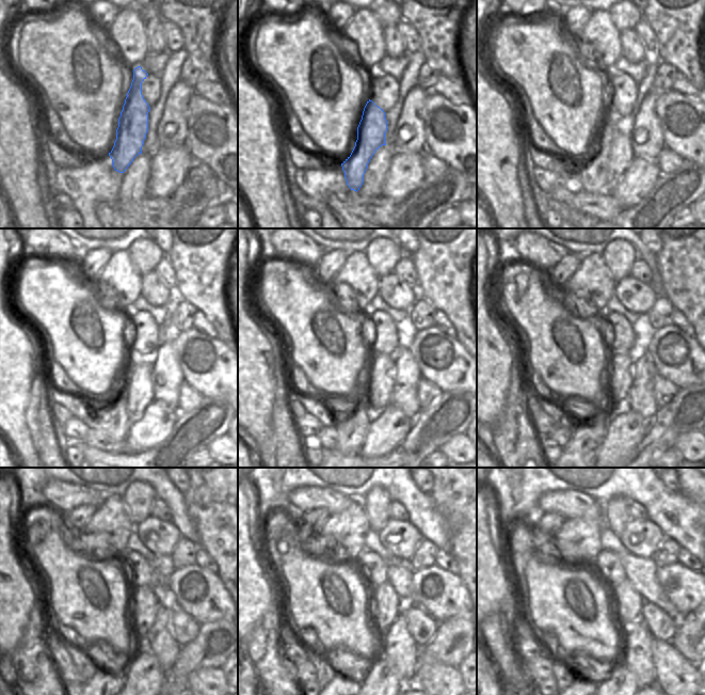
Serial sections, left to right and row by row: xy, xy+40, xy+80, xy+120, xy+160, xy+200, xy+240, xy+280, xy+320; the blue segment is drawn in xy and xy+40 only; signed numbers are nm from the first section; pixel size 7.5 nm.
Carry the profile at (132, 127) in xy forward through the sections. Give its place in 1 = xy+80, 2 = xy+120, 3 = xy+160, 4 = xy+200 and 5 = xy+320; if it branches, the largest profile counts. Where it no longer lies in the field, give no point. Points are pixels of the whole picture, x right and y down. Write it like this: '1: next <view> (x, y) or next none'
1: next xy+80 (592, 176)
2: next xy+120 (114, 420)
3: next xy+160 (352, 429)
4: next xy+200 (587, 438)
5: next xy+320 (580, 684)

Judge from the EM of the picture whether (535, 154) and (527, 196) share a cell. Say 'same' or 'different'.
different

